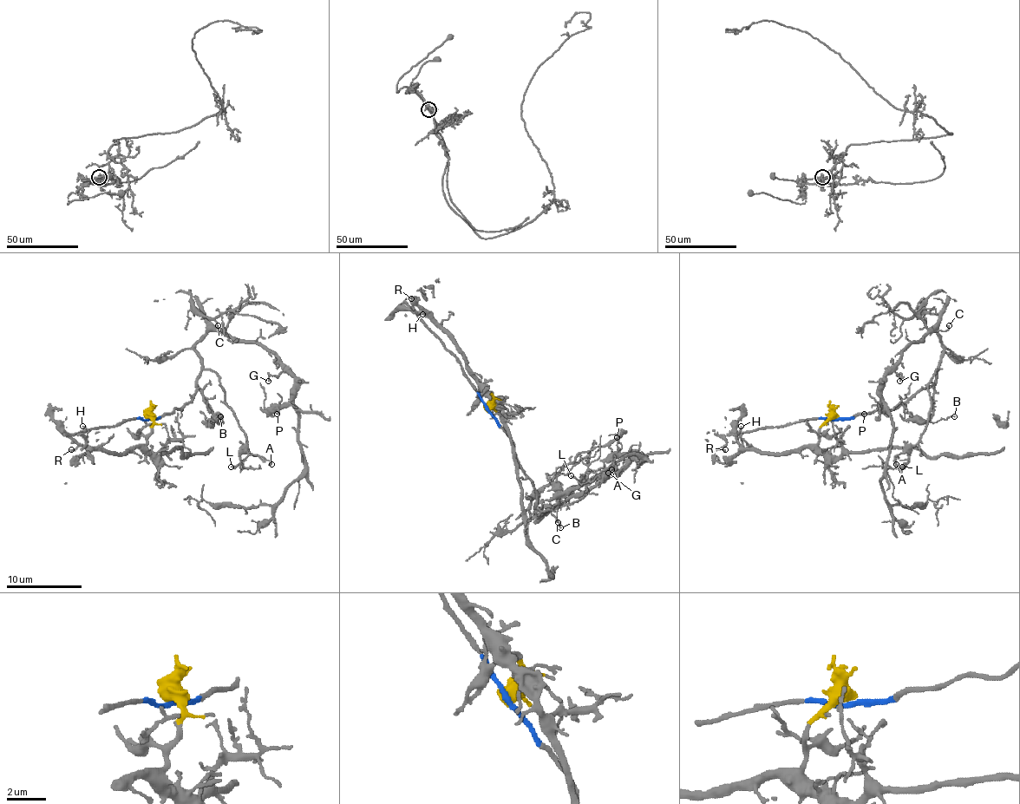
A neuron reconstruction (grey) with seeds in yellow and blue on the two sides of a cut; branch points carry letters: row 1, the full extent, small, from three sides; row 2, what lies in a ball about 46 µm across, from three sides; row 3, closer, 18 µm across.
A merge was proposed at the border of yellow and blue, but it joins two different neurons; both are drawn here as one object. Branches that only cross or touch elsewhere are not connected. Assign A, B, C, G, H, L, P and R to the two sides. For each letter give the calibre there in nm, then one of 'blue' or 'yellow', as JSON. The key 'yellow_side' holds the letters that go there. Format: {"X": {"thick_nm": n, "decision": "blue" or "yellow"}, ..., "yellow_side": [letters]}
{"A": {"thick_nm": 180, "decision": "blue"}, "B": {"thick_nm": 130, "decision": "blue"}, "C": {"thick_nm": 110, "decision": "blue"}, "G": {"thick_nm": 110, "decision": "blue"}, "H": {"thick_nm": 140, "decision": "yellow"}, "L": {"thick_nm": 170, "decision": "blue"}, "P": {"thick_nm": 100, "decision": "blue"}, "R": {"thick_nm": 110, "decision": "yellow"}, "yellow_side": ["H", "R"]}

